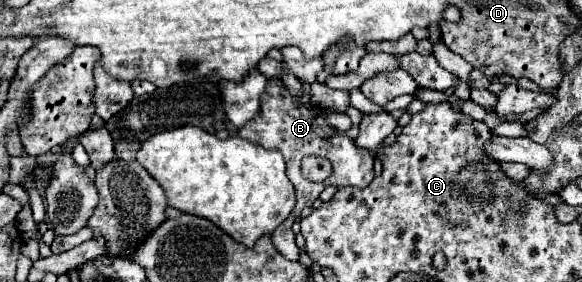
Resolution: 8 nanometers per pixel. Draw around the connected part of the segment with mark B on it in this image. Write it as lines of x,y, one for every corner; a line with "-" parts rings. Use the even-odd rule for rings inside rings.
268,79
266,85
266,97
262,97
262,109
260,115
256,115
254,119
250,119
242,129
238,129
238,137
248,139
252,143
260,143
266,149
278,149
284,155
286,167
288,167
288,179
292,181
292,185
296,187
296,207
290,213
290,217
272,233
272,241
274,247
284,255
284,257
298,257
300,249
296,247
294,241
294,233
292,233
292,223
296,221
296,217
302,213
302,209
312,207
312,203
318,199
318,195
328,187
334,185
336,189
342,187
366,187
370,185
370,181
374,179
374,157
370,153
366,153
366,149
358,149
358,145
354,145
354,139
350,139
346,133
336,131
334,127
328,125
326,115
320,115
322,109
316,103
300,103
300,97
294,97
282,83
282,79
-
308,155
320,155
326,157
332,163
334,173
324,181
324,183
310,183
302,179
300,173
300,161
302,157

